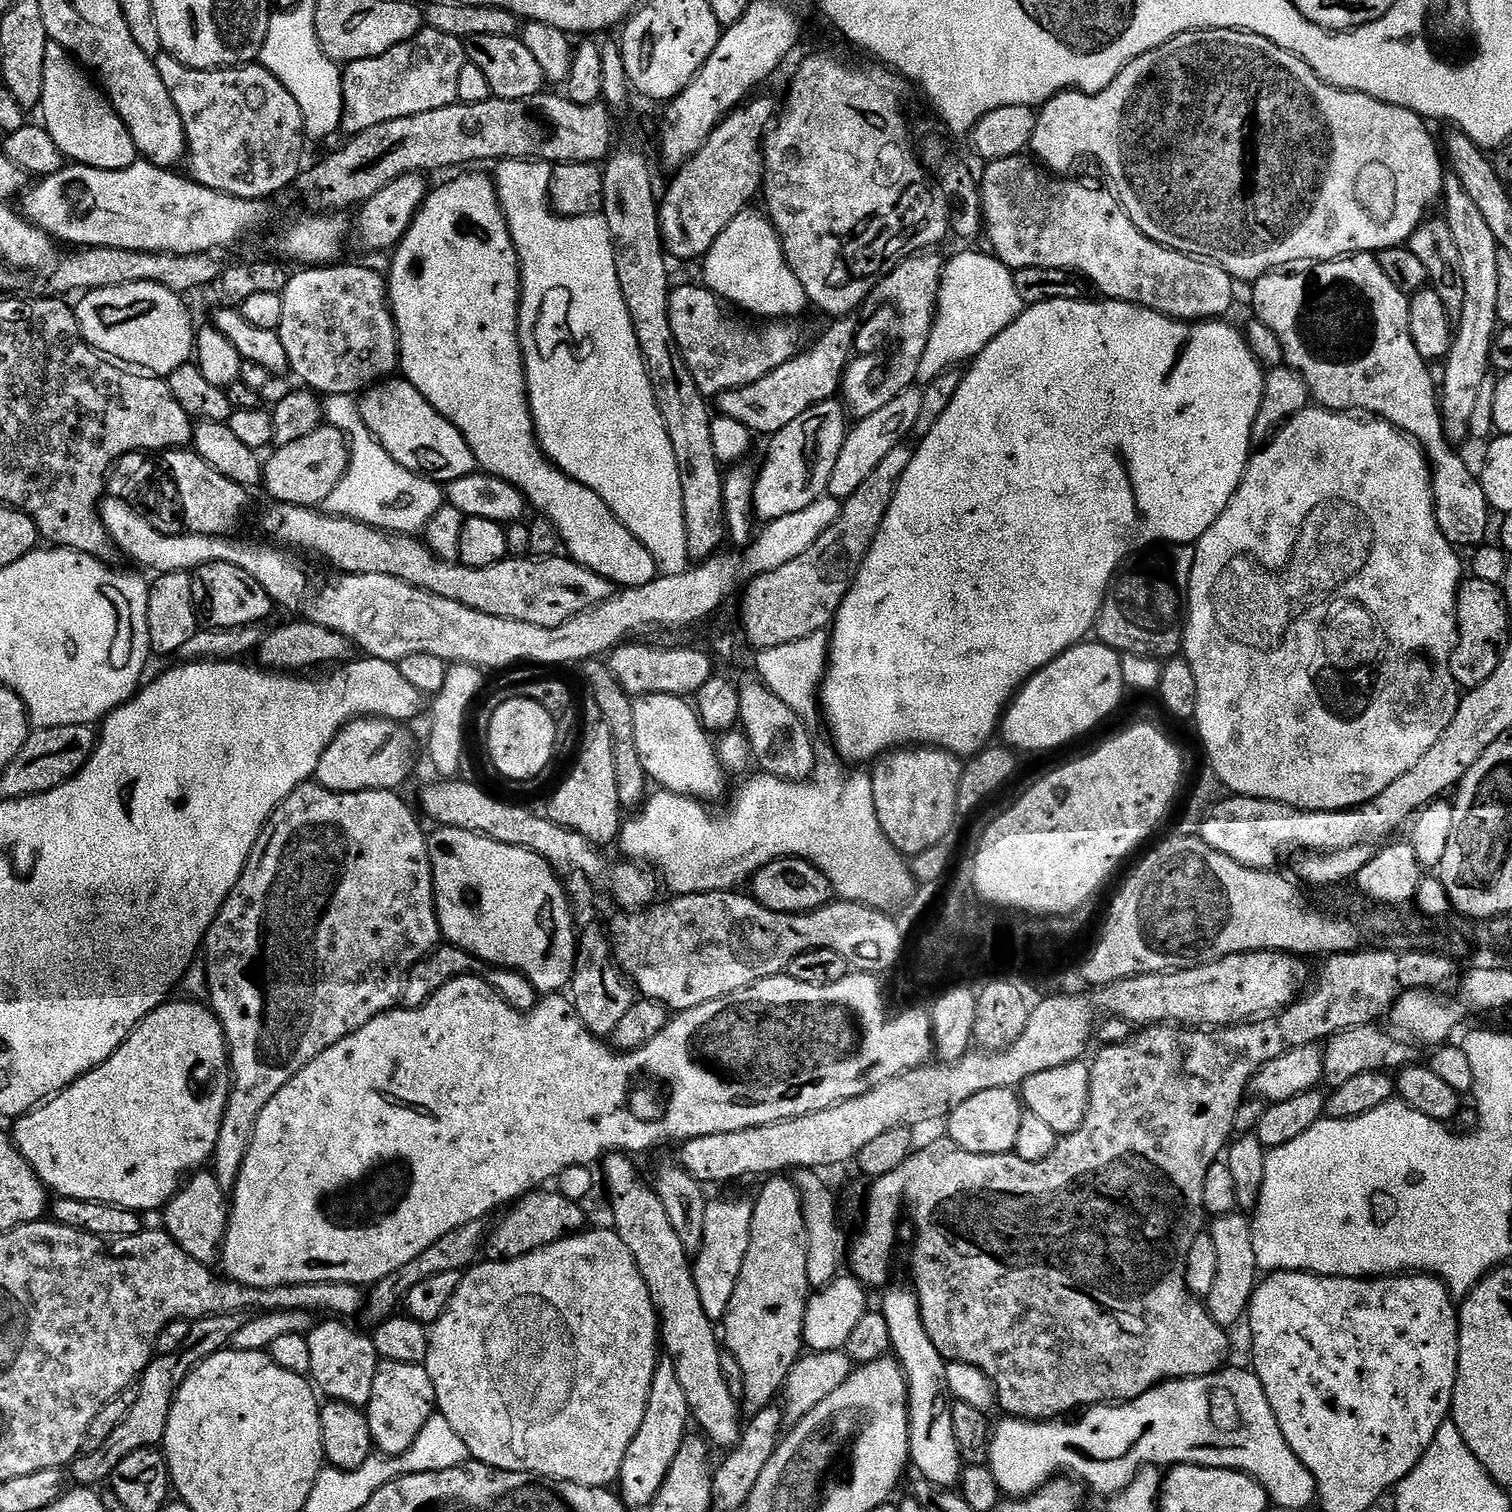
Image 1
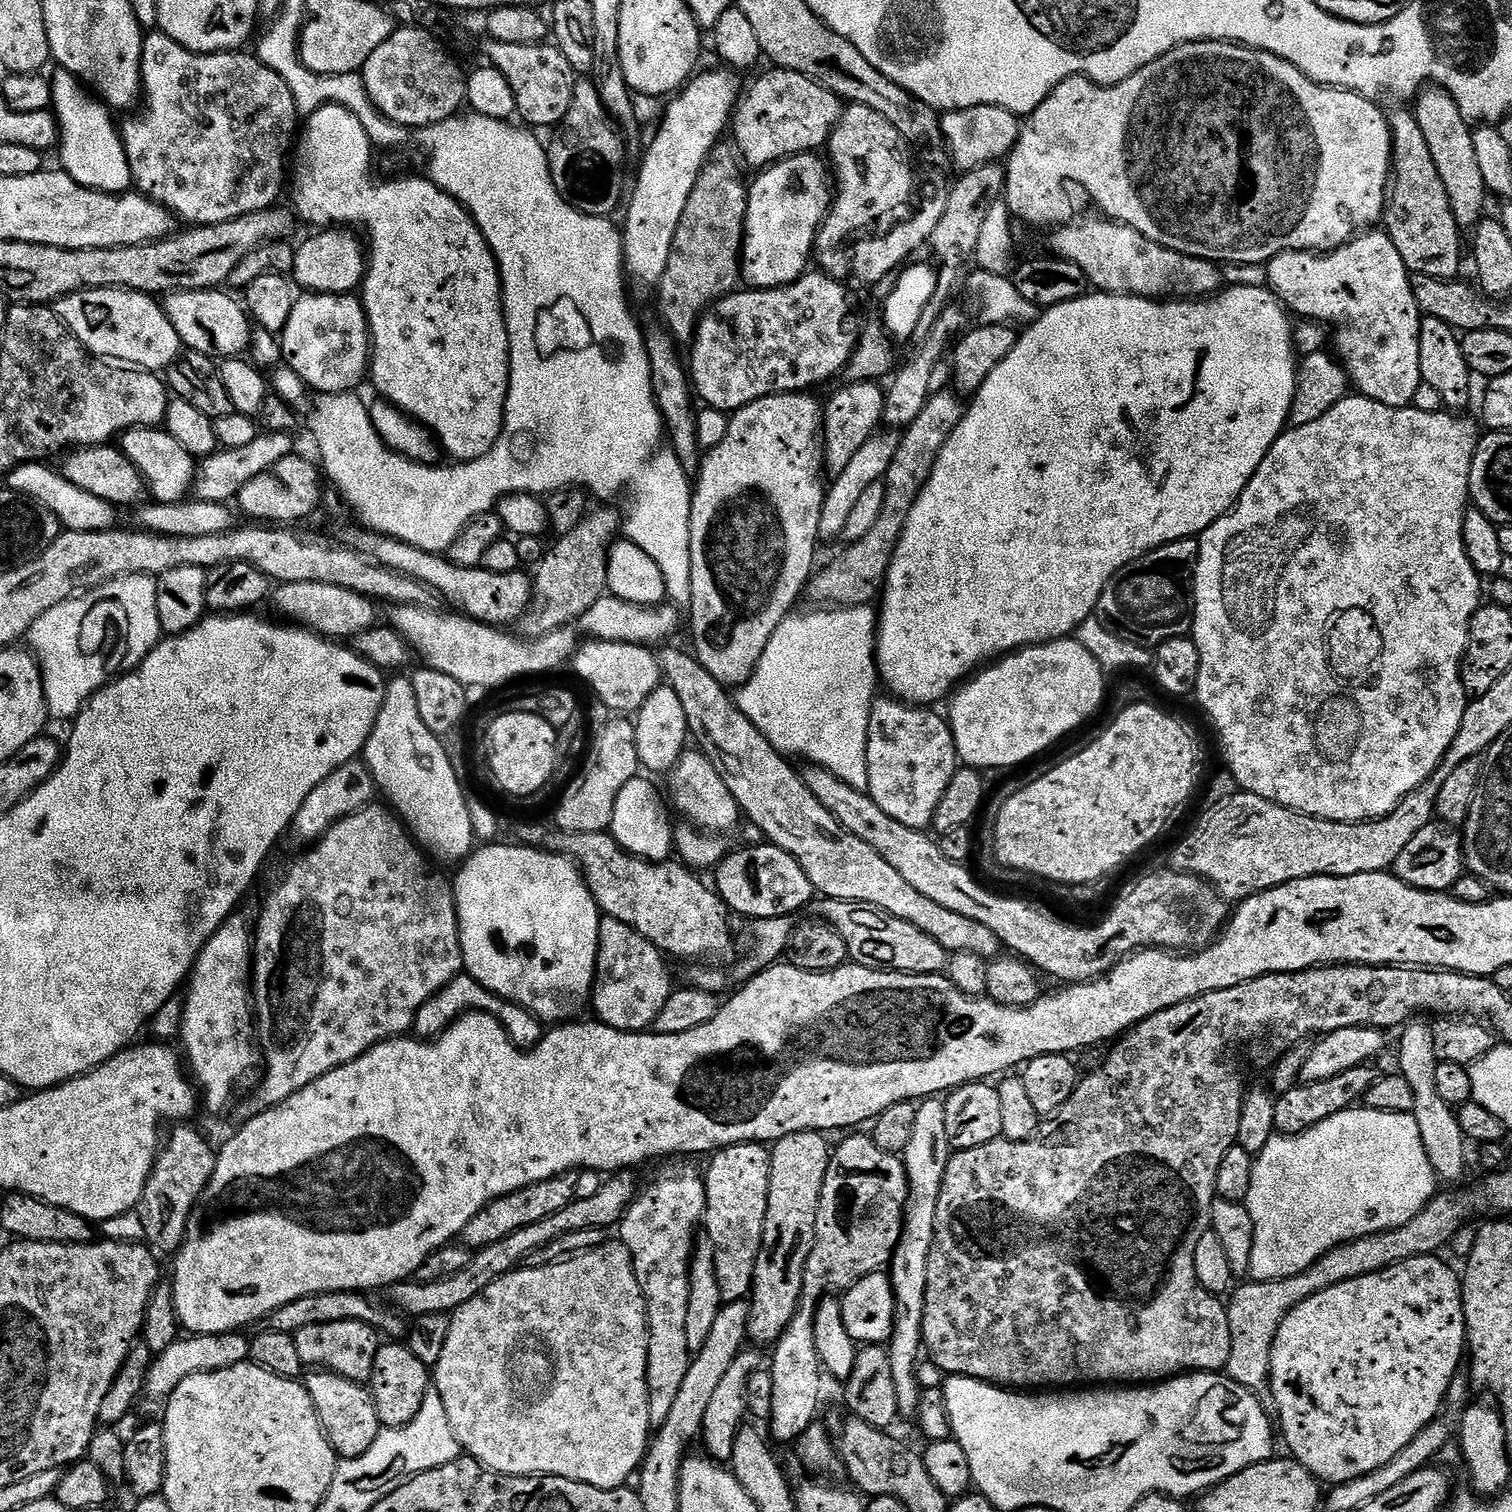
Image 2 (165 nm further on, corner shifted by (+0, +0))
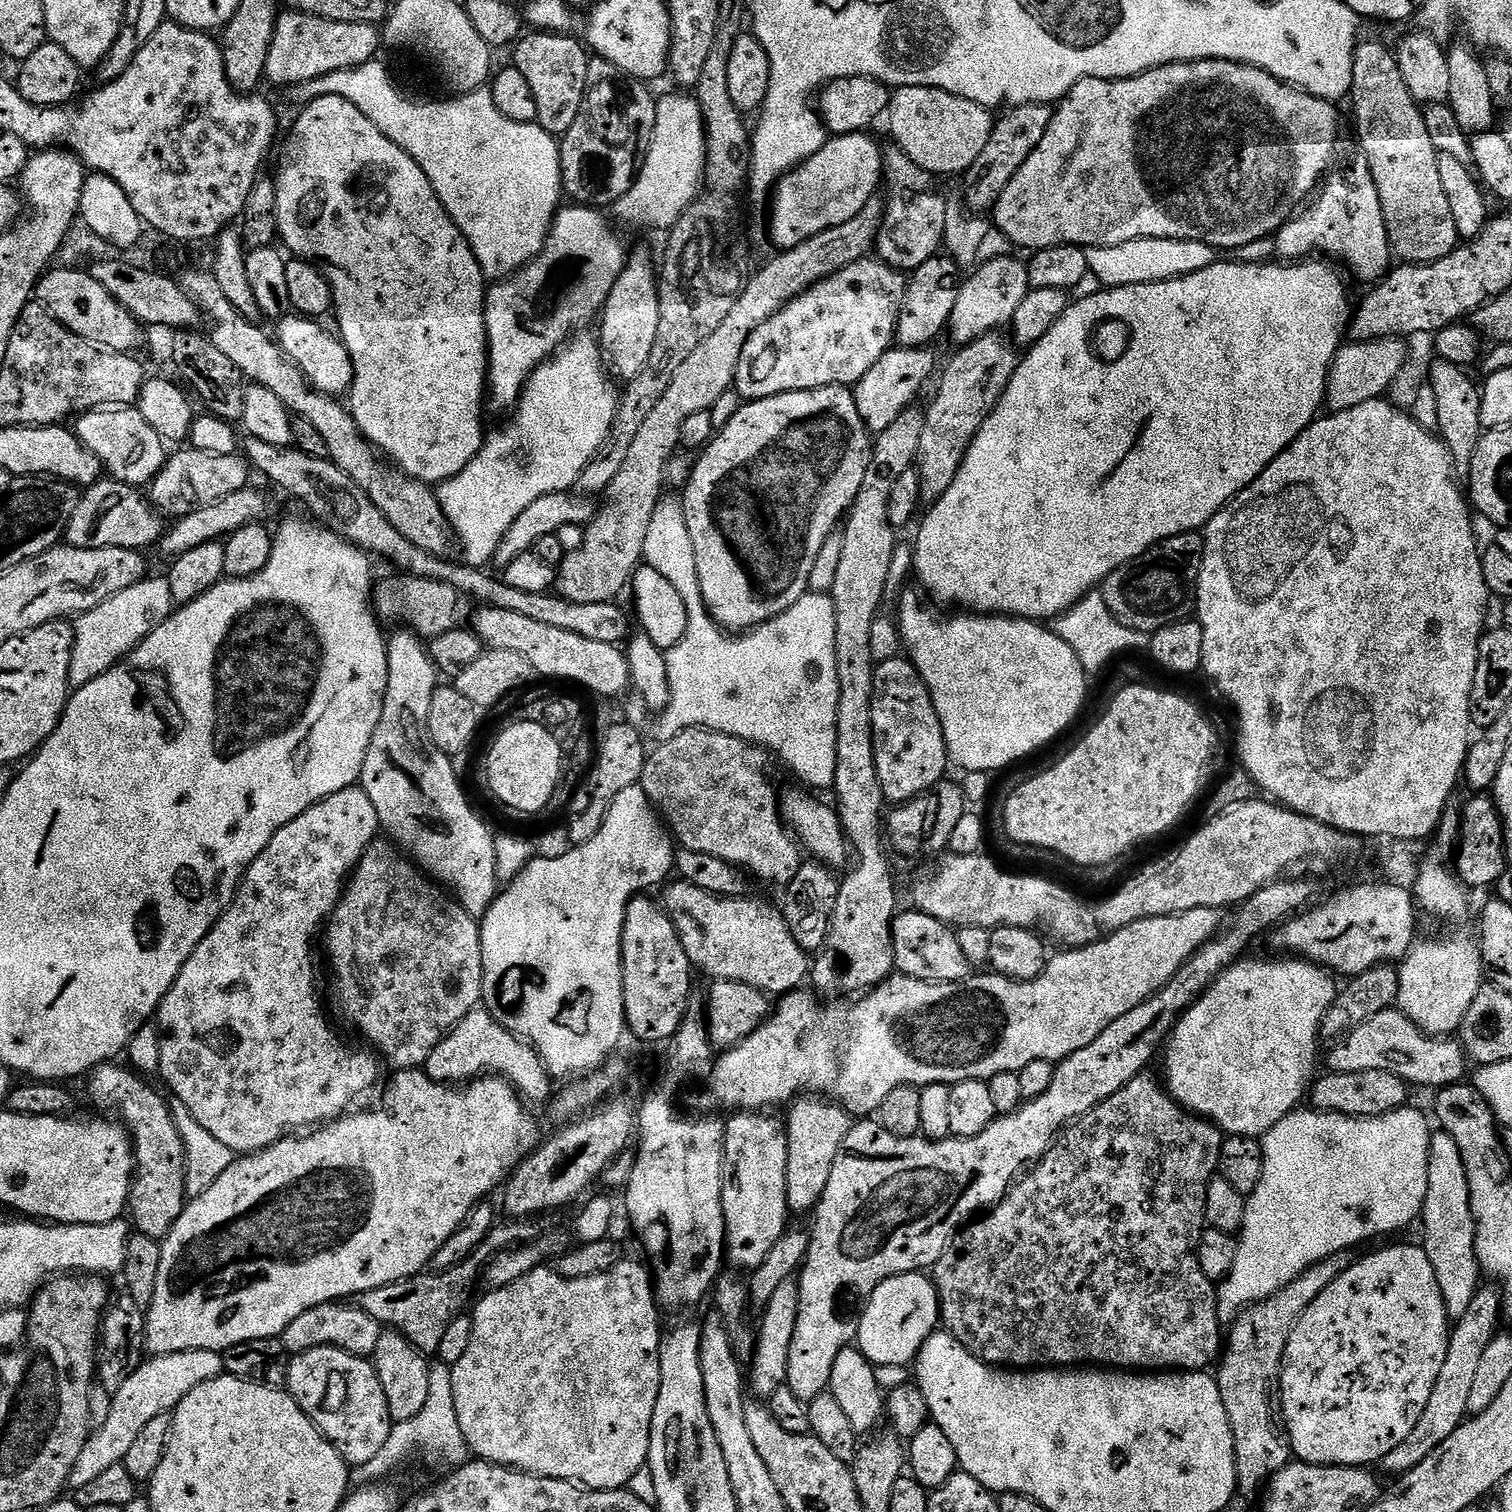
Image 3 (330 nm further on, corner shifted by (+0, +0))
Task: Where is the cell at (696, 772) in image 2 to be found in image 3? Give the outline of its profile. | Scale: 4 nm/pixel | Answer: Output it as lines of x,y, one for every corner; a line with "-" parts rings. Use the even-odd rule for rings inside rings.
682,728
669,736
672,737
661,748
647,753
639,787
648,795
648,801
662,817
679,847
722,858
722,862
735,864
745,873
753,872
768,884
787,886
794,874
798,874
802,849
780,815
778,791
768,777
769,753
747,740
712,728

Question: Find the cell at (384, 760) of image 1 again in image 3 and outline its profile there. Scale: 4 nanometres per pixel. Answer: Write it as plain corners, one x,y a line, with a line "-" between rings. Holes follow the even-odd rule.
359,786
338,790
338,794
318,801
314,806
307,808
301,816
279,828
274,838
270,838
266,850
262,850
262,854
258,854
258,858
254,858
254,862
244,871
244,879
236,889
236,897
229,904
228,909
221,914
220,920
212,927
210,934
202,938
194,954
190,954
174,986
170,986
166,998
160,1003
158,1027
161,1062
158,1076
164,1079
165,1086
173,1092
171,1095
180,1100
182,1106
186,1106
186,1110
190,1110
194,1122
199,1122
204,1129
210,1130
210,1134
214,1134
218,1142
230,1146
234,1154
260,1152
261,1149
284,1139
293,1130
308,1130
313,1126
323,1126
329,1120
337,1119
345,1113
345,1110
353,1107
352,1100
358,1099
363,1092
370,1091
380,1076
381,1061
377,1053
367,1047
351,1048
332,1029
332,1024
328,1021
329,1013
327,1011
324,1013
320,1009
320,988
316,985
316,960
312,957
312,939
315,936
317,939
318,933
325,927
328,917
340,901
340,893
344,891
345,883
352,875
352,869
360,861
364,851
371,846
372,841
377,839
380,831
378,810
374,810
374,802
370,802
370,794
366,794
366,790

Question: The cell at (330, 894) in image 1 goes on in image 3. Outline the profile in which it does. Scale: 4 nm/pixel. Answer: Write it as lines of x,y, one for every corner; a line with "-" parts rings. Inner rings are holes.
377,838
372,841
371,846
369,846
362,854
360,861
357,862
355,868
352,869
352,875
348,877
344,891
340,893
340,901
337,902
336,908
333,910
331,916
328,917
326,921
326,927
322,932
322,940
324,936
324,948
328,951
328,956
332,959
332,1008
331,1011
341,1016
346,1023
352,1028
357,1028
366,1039
369,1040
367,1043
371,1045
373,1049
383,1059
386,1061
388,1059
388,1064
392,1067
392,1070
420,1070
423,1069
426,1058
430,1058
430,1050
436,1045
436,1043
441,1040
449,1032
453,1026
465,1016
467,1012
472,1012
475,1008
481,1007
484,998
484,971
482,970
482,938
480,937
480,925
478,923
477,917
469,914
467,910
464,909
441,885
433,882
395,843
389,842
387,839

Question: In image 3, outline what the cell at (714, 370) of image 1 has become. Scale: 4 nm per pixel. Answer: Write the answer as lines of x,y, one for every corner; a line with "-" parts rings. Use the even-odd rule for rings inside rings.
879,258
859,260
842,270
838,270
833,276
827,276
826,279
819,280
814,286
810,286
804,291
802,295
792,299
785,308
778,310
778,314
774,314
769,320
762,322
762,326
755,328
750,334
750,338
746,338
746,346
742,346
740,357
736,363
736,373
732,375
732,383
736,395
740,397
741,401
747,402
749,400
770,398
783,392
801,392
802,390
814,390
822,386
834,386
835,384
843,384
845,386
856,385
864,377
866,370
870,370
870,366
874,366
874,362
878,362
878,358
882,358
882,354
886,354
888,349
893,347
898,318
904,305
904,295
907,289
908,280
905,273
891,268
889,264
885,264

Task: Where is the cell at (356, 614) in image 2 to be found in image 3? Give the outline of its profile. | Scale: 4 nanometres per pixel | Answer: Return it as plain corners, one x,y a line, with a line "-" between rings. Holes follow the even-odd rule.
392,575
396,576
381,584
379,581
370,592
371,607
381,621
408,619
407,627
421,638
441,636
461,623
460,615
464,612
466,600
454,586
427,580
424,576

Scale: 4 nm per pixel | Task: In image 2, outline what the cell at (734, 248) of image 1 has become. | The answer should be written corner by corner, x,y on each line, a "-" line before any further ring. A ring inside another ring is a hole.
816,154
788,156
768,165
756,181
751,181
742,241
742,280
748,283
745,285
787,288
809,267
816,234
834,199
829,165
827,168
818,157

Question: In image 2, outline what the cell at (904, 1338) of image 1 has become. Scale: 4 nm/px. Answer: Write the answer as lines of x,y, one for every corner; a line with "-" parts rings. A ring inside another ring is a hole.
925,1098
916,1104
914,1131
910,1146
902,1153
904,1169
908,1175
908,1202
904,1210
904,1228
892,1256
890,1275
896,1295
896,1321
892,1338
887,1345
890,1370
894,1370
894,1386
898,1390
900,1416
915,1417
920,1411
921,1387
917,1380
917,1365
922,1360
924,1342
924,1307
928,1293
928,1267
930,1250
934,1242
934,1218
940,1197
940,1187
954,1149
946,1134
946,1106
940,1098

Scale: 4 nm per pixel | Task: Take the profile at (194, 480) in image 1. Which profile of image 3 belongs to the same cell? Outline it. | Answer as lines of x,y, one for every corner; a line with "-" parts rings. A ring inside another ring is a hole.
112,406
107,410
96,408
92,412
82,412
75,417
74,431
77,438
100,459
103,471
123,484
151,485
170,455
165,440
150,422
146,422
146,418
142,418
136,406

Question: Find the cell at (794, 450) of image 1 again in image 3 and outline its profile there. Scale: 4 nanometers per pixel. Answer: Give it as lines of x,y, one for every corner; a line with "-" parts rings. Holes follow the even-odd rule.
893,346
888,349
861,380
854,385
854,395
858,414
862,414
862,422
867,426
869,433
879,434
886,430
886,426
894,423
894,418
902,414
907,408
915,405
916,395
924,388
924,383
937,371
936,356
931,347
901,348

